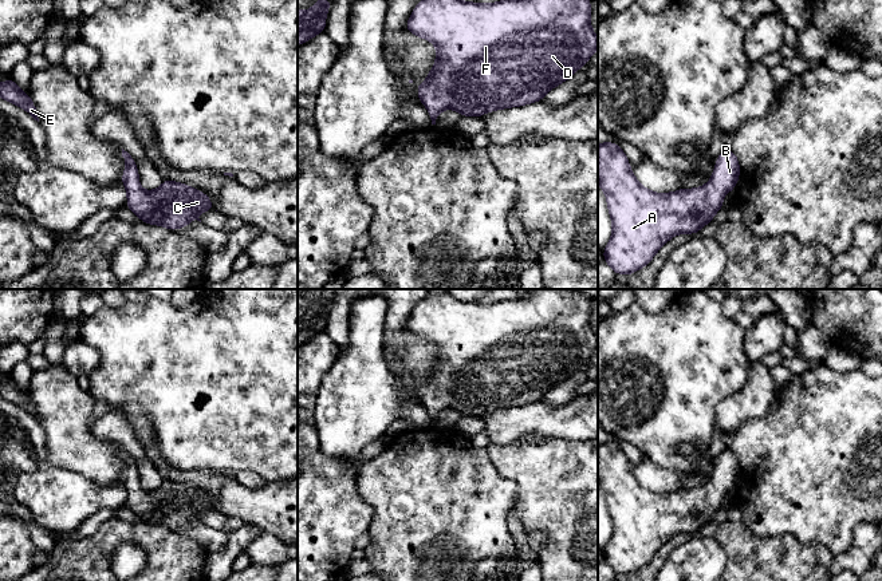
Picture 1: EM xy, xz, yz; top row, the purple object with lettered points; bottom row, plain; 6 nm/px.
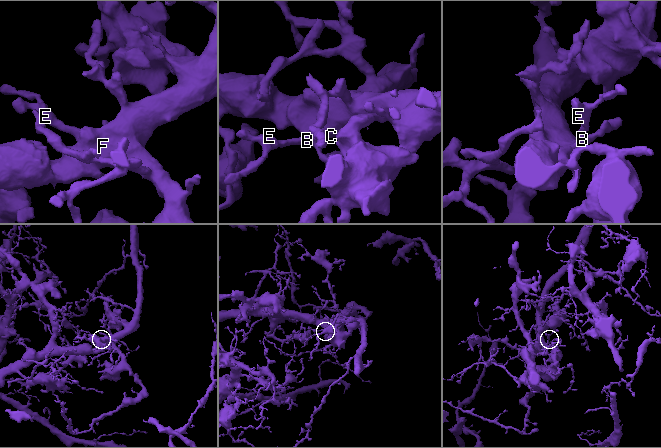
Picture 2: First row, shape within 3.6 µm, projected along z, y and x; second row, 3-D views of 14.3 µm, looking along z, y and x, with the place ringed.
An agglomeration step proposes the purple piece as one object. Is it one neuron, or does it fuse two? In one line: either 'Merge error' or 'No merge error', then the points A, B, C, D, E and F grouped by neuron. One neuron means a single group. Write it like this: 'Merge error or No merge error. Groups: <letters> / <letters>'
No merge error. Groups: A B C D E F

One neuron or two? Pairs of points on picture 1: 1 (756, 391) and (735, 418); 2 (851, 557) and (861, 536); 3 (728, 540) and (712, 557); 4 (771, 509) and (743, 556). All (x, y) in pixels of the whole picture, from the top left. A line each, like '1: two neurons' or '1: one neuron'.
1: one neuron
2: one neuron
3: two neurons
4: two neurons

